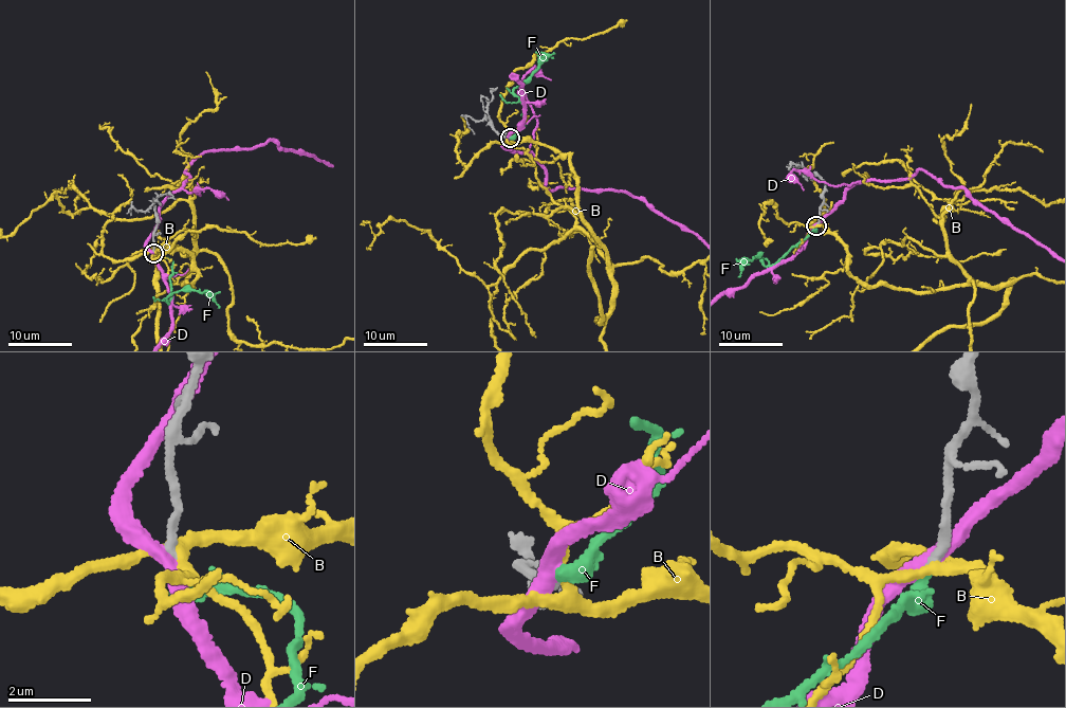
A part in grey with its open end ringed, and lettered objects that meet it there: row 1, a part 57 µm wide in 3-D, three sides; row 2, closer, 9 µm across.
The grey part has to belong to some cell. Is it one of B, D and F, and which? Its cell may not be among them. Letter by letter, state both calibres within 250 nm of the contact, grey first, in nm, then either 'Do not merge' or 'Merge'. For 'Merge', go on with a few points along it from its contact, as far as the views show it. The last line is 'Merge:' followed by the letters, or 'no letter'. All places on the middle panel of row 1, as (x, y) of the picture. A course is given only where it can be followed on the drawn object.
B: Thickness 240 nm (grey) against 280 nm. Do not merge
D: Thickness 240 nm (grey) against 320 nm. Do not merge
F: Thickness 220 nm (grey) against 380 nm. Merge. Its course: (510, 139), (525, 120), (525, 106), (513, 92), (524, 84), (541, 58), (553, 52)
Merge: F

